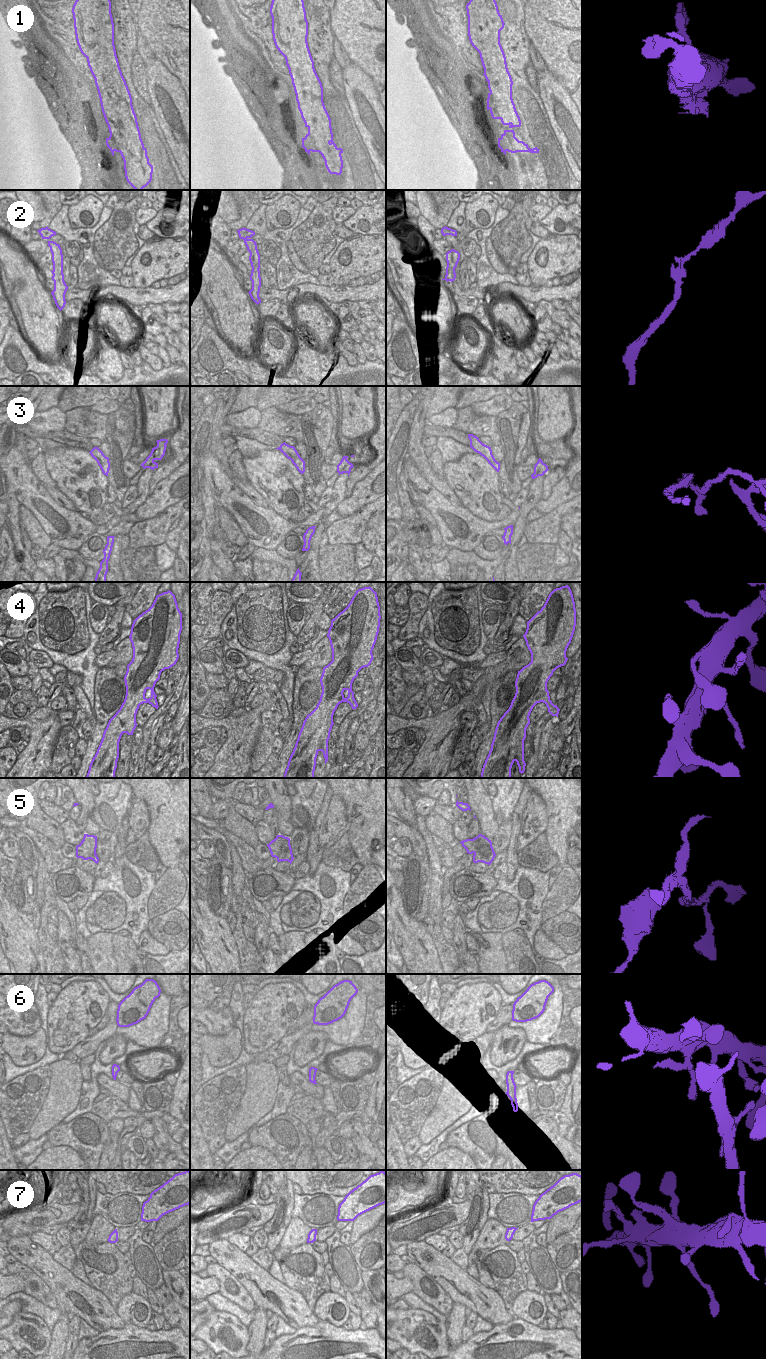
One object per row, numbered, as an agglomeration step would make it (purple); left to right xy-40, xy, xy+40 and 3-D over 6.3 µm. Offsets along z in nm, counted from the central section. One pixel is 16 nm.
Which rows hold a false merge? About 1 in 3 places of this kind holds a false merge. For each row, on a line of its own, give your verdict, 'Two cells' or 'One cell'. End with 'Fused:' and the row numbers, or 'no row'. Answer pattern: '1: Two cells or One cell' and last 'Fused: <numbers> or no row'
1: Two cells
2: Two cells
3: Two cells
4: One cell
5: Two cells
6: One cell
7: One cell
Fused: 1, 2, 3, 5.

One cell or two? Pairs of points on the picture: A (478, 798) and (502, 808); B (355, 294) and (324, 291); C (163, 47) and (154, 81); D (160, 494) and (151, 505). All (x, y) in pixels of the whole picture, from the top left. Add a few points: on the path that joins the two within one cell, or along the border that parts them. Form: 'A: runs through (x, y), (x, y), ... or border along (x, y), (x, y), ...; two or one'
A: border along (491, 797), (494, 819), (499, 825); two
B: runs through (347, 293), (332, 293); one
C: border along (154, 56), (176, 77); two
D: runs through (159, 497), (154, 502); one

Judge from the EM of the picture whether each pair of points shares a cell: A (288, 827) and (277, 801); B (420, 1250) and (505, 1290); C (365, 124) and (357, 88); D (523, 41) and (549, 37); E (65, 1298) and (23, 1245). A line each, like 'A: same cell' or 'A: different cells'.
A: same cell
B: different cells
C: same cell
D: different cells
E: same cell

